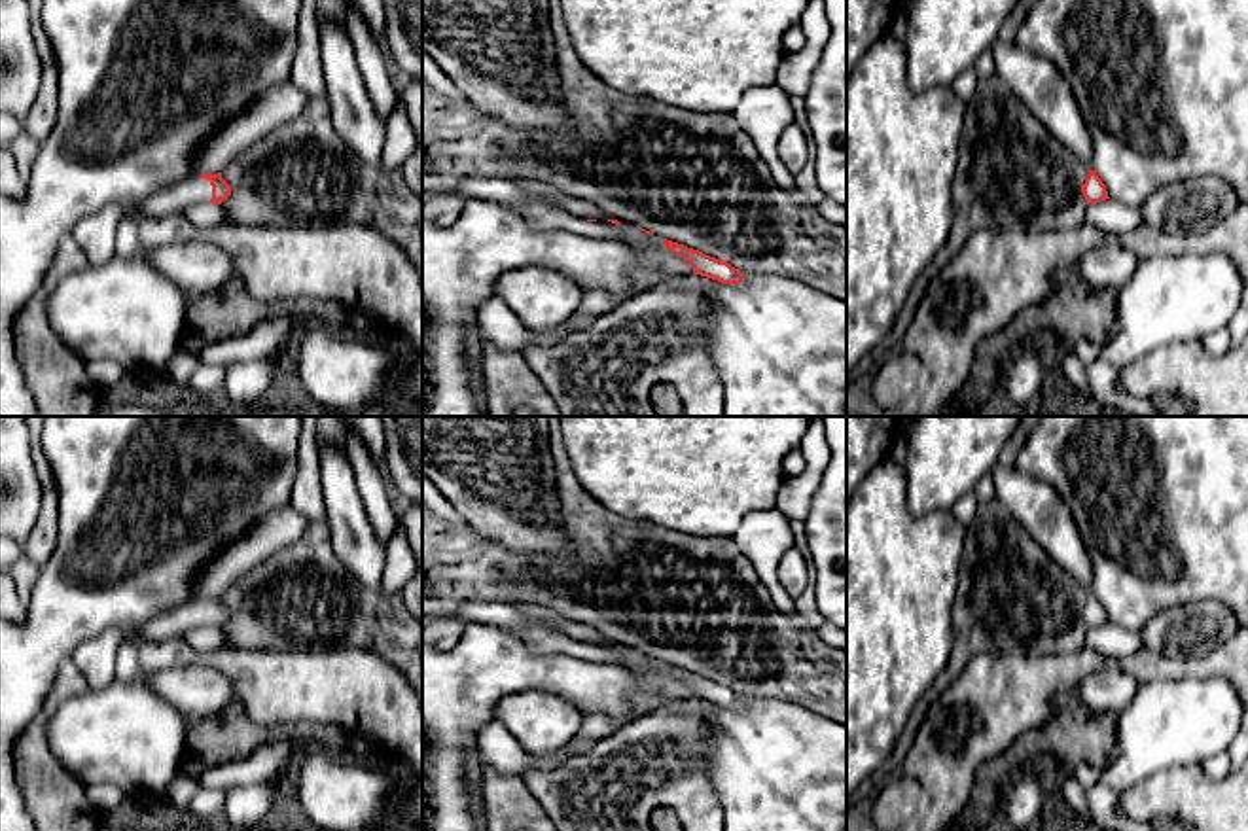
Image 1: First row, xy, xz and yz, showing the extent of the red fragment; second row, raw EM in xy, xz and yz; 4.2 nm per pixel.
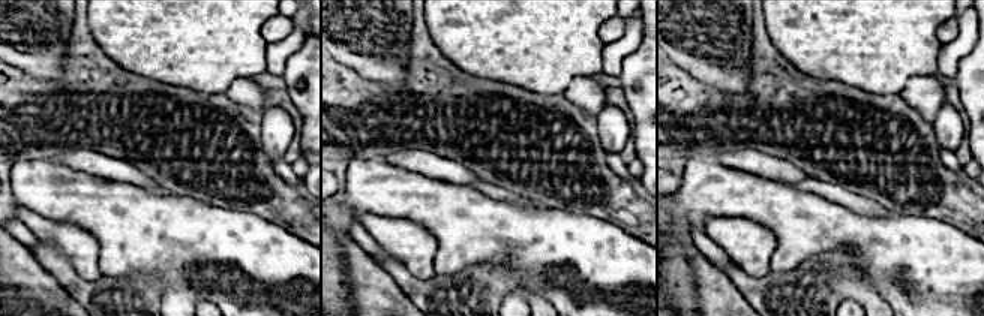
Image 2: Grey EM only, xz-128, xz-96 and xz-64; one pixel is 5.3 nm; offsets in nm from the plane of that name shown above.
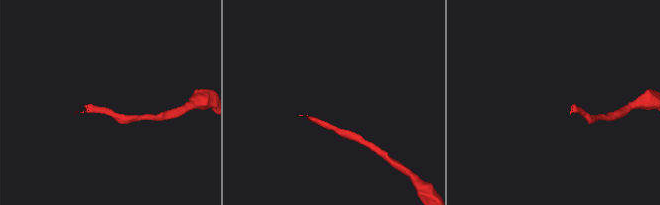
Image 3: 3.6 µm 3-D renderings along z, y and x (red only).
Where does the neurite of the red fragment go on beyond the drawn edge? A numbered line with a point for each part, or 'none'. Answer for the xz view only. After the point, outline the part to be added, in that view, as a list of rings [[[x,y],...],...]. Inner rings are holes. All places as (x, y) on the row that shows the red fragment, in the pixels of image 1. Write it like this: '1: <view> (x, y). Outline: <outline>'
1: xz (538, 214). Outline: [[[530,201],[509,208],[521,214],[534,229],[562,229],[576,235],[610,240],[621,237],[621,229],[612,221],[587,221],[564,212],[562,208],[551,206],[549,203]]]

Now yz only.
none

